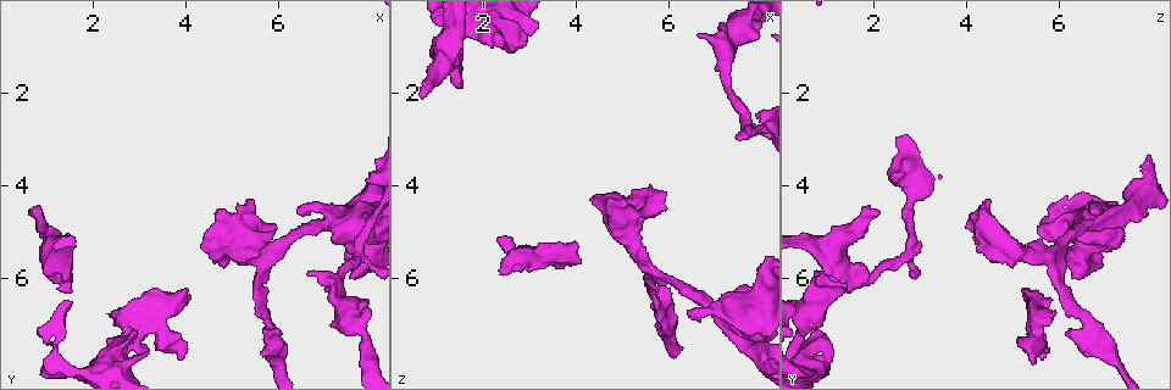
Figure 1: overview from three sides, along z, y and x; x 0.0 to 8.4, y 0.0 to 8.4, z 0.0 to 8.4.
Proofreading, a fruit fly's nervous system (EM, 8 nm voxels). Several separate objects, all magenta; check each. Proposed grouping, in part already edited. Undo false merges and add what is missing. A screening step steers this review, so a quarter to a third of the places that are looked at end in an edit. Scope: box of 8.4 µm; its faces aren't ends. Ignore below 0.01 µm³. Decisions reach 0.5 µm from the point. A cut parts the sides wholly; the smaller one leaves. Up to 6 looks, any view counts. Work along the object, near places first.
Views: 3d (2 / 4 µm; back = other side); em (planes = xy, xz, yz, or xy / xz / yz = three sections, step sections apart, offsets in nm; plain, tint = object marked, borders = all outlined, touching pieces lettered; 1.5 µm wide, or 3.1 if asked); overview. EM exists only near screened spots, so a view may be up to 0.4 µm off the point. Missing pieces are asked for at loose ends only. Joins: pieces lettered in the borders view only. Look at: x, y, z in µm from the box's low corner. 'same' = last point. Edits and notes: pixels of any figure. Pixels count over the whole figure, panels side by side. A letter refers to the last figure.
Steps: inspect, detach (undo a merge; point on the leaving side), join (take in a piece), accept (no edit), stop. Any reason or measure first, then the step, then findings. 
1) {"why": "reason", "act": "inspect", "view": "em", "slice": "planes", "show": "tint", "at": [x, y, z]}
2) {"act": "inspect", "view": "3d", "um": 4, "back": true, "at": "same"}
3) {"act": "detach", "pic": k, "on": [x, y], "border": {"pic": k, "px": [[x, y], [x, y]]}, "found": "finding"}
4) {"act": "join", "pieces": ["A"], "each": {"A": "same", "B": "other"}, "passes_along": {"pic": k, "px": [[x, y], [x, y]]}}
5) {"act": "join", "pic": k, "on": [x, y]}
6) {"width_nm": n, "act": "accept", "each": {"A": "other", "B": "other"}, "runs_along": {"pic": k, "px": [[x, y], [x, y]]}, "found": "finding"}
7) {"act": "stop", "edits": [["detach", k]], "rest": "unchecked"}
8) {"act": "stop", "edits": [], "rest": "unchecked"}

{"why": "free end", "act": "inspect", "view": "3d", "um": 2, "at": [7.55, 5.95, 6.30]}

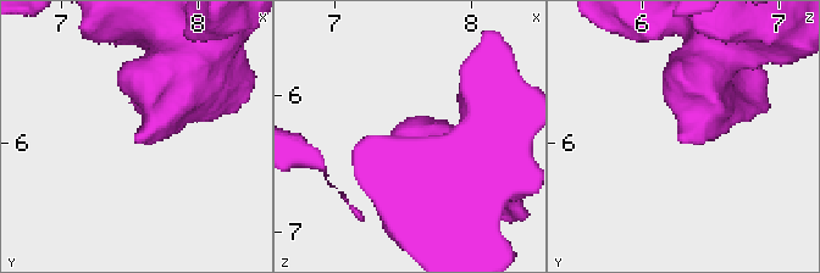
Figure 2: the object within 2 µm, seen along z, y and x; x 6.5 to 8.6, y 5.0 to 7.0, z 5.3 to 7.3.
{"why": "need the tissue", "act": "inspect", "view": "em", "slice": "yz", "step": 4, "show": "borders", "at": [7.56, 5.96, 6.28]}

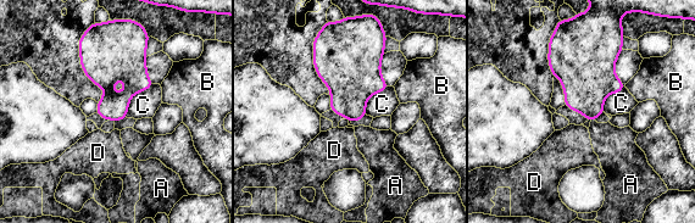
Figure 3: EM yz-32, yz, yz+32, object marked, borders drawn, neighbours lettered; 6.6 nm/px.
{"why": "cut it another way", "act": "inspect", "view": "em", "slice": "planes", "show": "borders", "at": "same"}

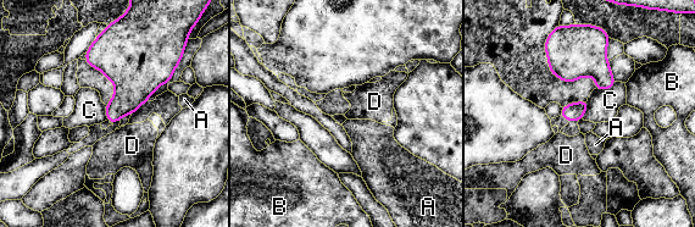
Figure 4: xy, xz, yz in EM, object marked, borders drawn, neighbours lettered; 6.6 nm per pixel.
{"longest_contact_nm": ["C", 150], "act": "accept", "each": {"A": "other", "B": "other", "C": "other", "D": "other"}, "found": "no lettered piece goes on from it"}

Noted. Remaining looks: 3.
{"why": "an open end", "act": "inspect", "view": "em", "slice": "planes", "show": "borders", "at": [0.75, 4.65, 2.15]}

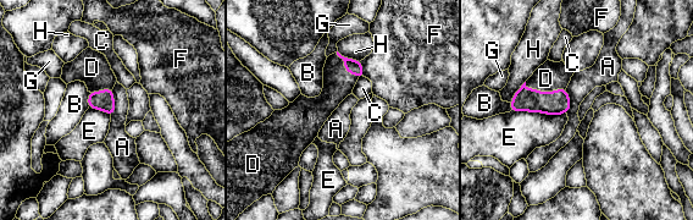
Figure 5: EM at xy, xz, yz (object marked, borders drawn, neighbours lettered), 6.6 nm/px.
{"act": "join", "pieces": ["D"], "each": {"A": "other", "B": "other", "C": "other", "D": "same", "E": "other", "F": "other", "G": "other", "H": "other"}, "found": "it goes on there"}

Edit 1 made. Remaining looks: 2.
{"act": "stop", "edits": [["join", 5]], "rest": "unchecked"}

